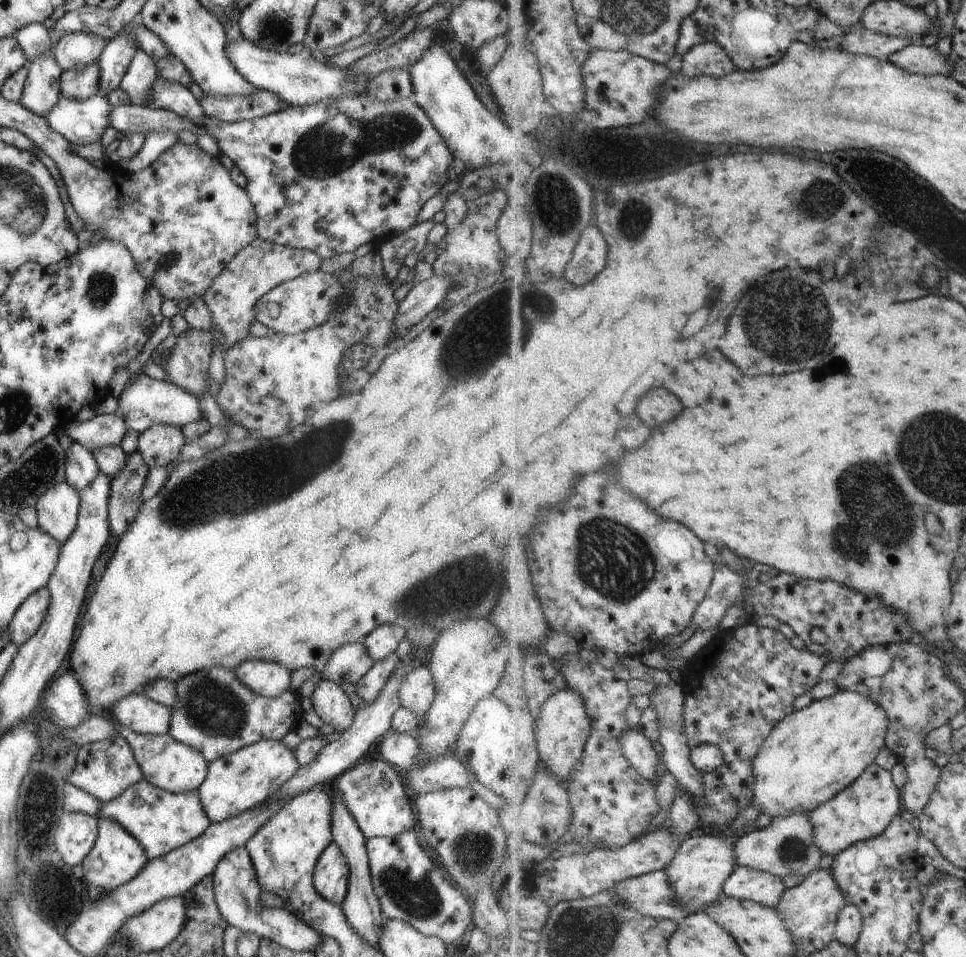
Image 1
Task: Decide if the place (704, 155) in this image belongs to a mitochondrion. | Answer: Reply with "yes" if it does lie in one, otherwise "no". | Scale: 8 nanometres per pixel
no

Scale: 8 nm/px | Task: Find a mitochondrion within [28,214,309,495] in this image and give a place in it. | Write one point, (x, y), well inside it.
(101, 286)

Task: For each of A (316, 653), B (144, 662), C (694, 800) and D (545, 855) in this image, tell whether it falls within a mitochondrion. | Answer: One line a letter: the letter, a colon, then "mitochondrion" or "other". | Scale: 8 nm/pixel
A: other
B: other
C: other
D: other

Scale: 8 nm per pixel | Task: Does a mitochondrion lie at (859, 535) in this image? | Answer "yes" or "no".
yes

